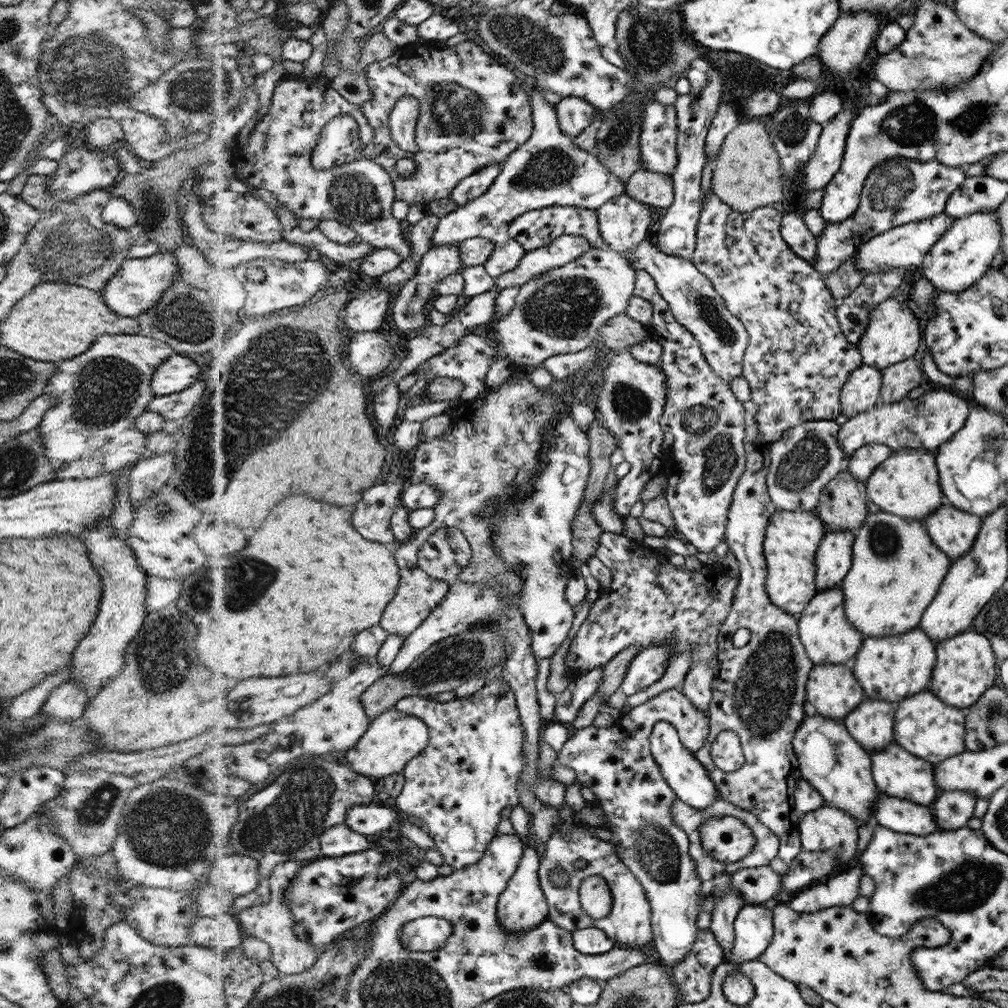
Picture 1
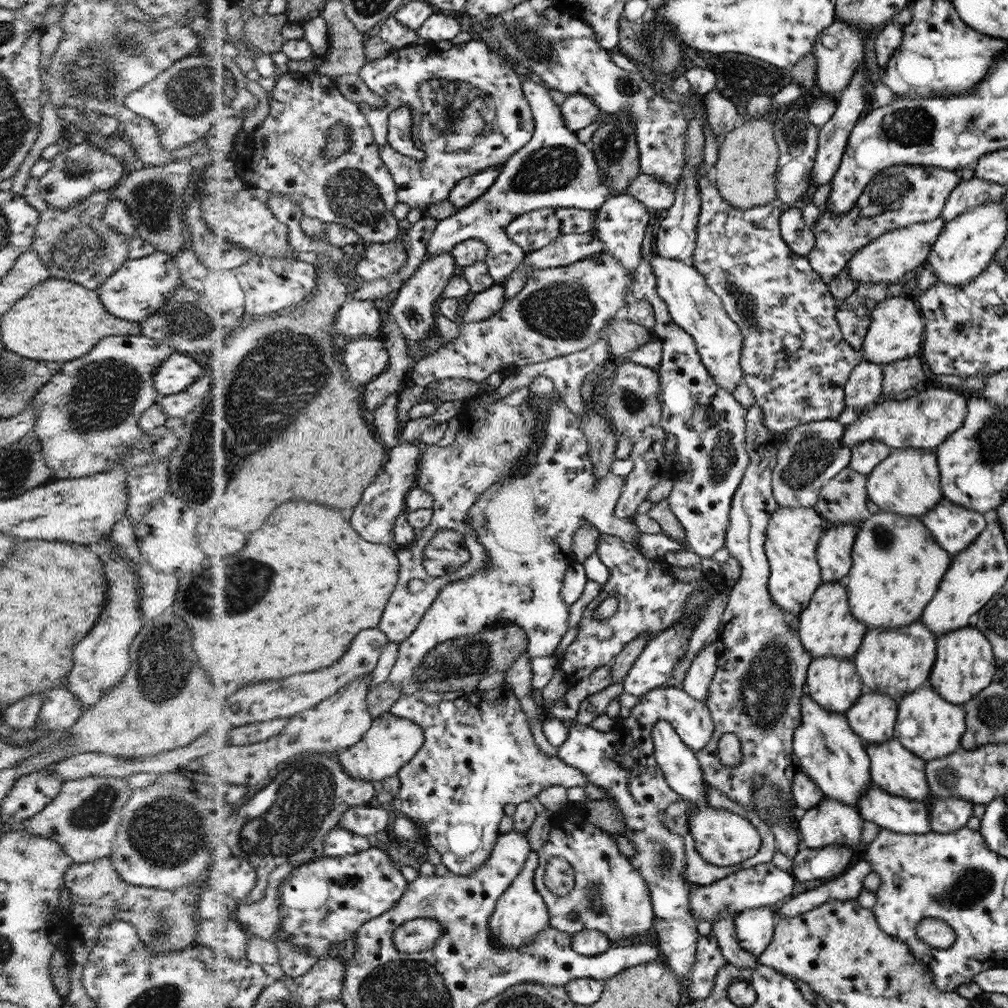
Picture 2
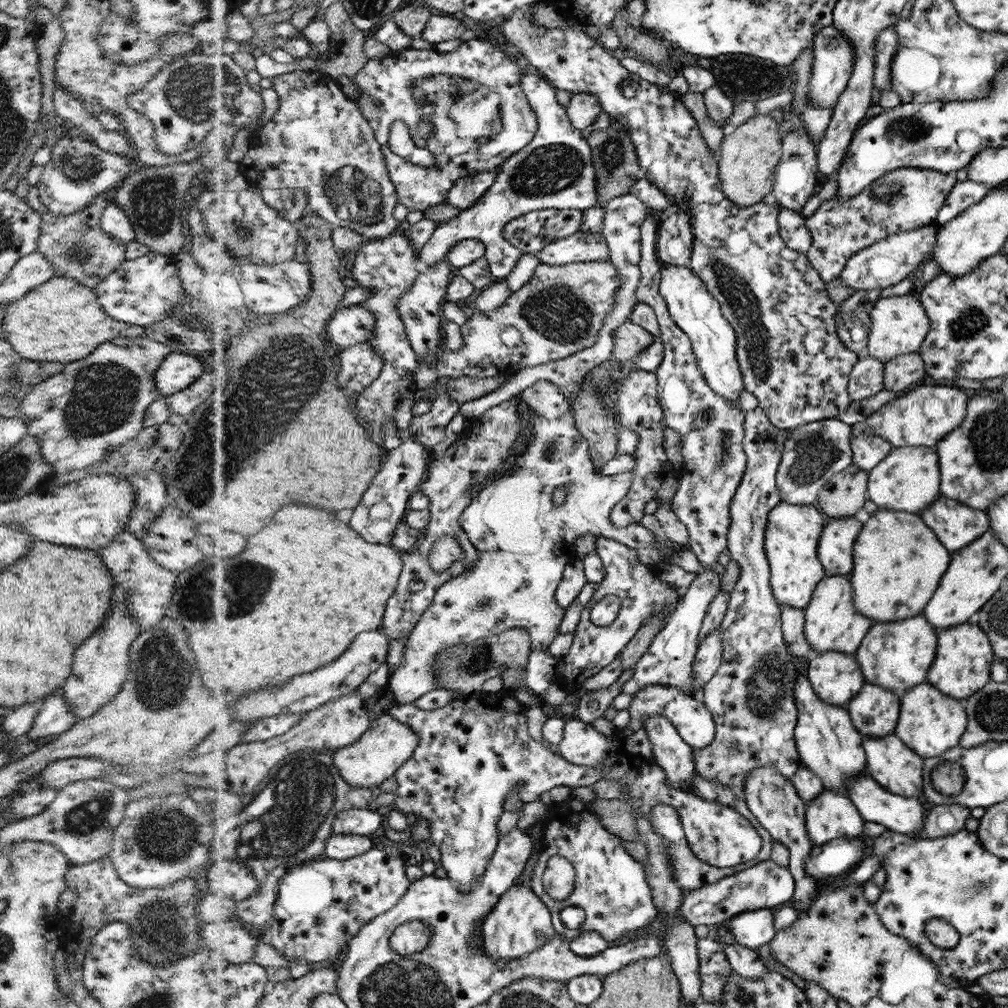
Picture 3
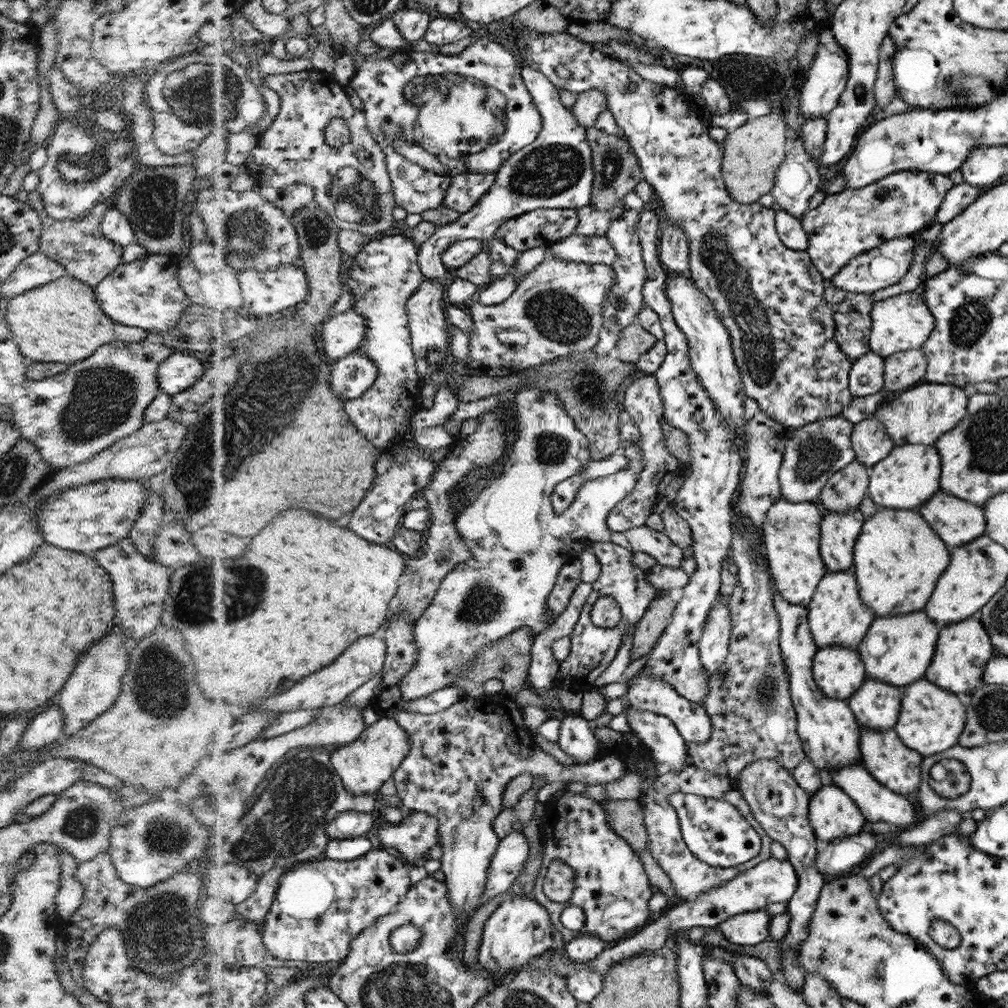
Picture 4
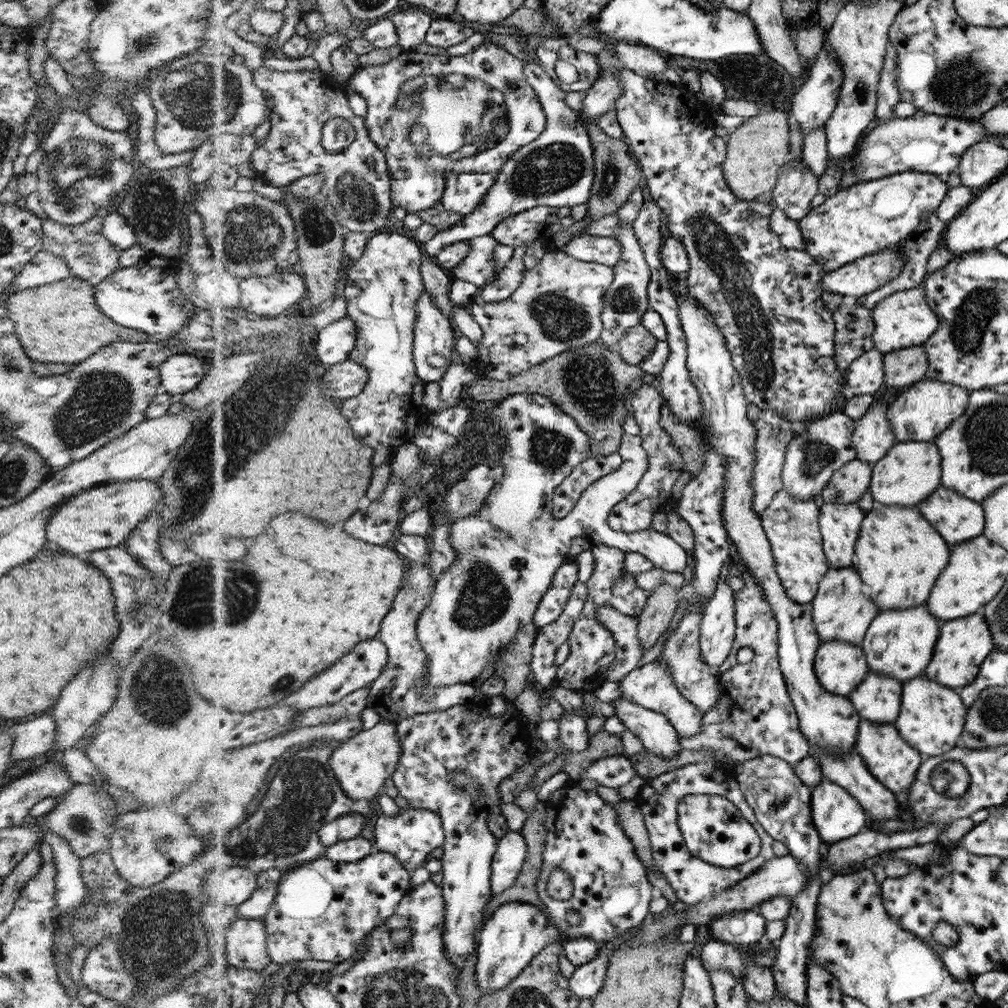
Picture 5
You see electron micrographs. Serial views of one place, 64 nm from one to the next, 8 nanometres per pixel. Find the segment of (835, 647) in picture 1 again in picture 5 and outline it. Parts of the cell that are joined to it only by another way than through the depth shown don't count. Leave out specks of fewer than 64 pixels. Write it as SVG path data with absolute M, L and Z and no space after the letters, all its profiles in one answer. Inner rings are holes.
M853 566L828 571L818 587L816 598L811 600L813 621L821 642L841 640L855 645L861 644L866 628L880 614L879 606L866 594L864 587L865 583Z

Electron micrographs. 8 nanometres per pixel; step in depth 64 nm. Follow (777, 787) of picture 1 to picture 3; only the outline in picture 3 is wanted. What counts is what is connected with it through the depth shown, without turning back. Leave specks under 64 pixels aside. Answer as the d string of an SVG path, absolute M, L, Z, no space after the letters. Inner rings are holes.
M756 407L744 416L745 439L744 450L748 454L748 468L744 479L737 488L737 496L732 503L732 526L729 534L730 558L740 566L740 580L730 591L727 611L724 615L722 661L716 674L703 686L702 700L713 714L717 725L712 743L699 748L693 755L695 770L707 779L726 784L739 797L744 796L746 776L758 767L773 766L787 779L792 780L801 764L801 755L797 749L796 728L800 710L796 703L796 684L800 680L801 664L797 656L789 653L781 629L781 610L779 602L773 595L772 570L765 551L765 530L770 513L781 503L780 491L777 488L777 469L781 465L784 442L792 430L780 430L774 425L765 409Z

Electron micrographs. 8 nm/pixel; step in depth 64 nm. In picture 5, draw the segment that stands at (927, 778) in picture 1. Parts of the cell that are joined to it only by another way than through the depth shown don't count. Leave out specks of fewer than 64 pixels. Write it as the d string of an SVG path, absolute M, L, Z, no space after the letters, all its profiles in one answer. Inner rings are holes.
M861 719L855 751L864 759L878 782L894 793L908 790L914 784L922 762L918 750L902 738L894 724L873 723L866 719Z

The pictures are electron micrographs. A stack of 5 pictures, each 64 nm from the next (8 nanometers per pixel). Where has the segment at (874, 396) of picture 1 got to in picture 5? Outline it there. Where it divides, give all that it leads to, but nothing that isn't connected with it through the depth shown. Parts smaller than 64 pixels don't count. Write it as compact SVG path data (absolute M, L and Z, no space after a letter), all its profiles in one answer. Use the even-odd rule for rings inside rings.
M874 348L855 358L845 375L845 398L876 395L885 388L884 353Z

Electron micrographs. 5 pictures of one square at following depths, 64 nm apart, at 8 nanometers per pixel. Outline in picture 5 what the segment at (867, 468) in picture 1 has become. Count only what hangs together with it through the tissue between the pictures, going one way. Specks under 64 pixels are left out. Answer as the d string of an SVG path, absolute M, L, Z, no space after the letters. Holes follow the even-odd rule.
M882 389L876 394L868 410L856 420L853 445L857 450L857 459L862 462L878 463L897 444L896 434L888 417L890 404L890 392Z

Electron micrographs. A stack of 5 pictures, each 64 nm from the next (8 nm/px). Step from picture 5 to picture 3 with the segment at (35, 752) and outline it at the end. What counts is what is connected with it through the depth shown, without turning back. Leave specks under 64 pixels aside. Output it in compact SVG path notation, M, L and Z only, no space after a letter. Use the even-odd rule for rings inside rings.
M60 691L54 692L39 704L39 712L27 736L30 742L46 736L56 738L74 723L75 716L70 711L70 705L65 701L65 696Z

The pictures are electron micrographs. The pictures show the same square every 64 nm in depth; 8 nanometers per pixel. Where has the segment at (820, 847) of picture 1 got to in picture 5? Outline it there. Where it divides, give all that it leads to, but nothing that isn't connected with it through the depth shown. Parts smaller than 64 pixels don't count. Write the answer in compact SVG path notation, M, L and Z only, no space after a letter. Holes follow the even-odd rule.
M820 781L812 788L812 807L813 823L824 843L858 834L866 826L860 801L833 781Z

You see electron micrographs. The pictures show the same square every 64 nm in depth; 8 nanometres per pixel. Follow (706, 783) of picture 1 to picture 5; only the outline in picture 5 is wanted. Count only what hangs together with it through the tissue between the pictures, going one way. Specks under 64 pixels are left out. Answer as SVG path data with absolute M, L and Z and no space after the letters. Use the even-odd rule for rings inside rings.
M623 697L611 700L616 709L616 717L624 726L643 742L643 748L660 756L664 760L674 758L682 749L679 745L676 729L666 716L642 708Z

